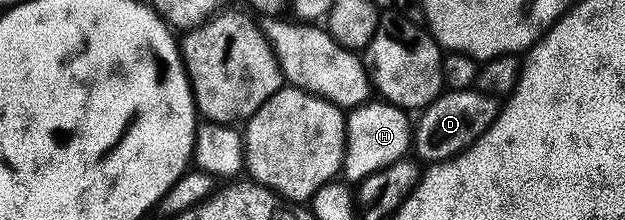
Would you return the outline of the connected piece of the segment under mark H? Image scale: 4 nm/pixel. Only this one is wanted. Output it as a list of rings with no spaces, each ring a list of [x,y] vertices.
[[[370,102],[352,109],[347,116],[345,166],[343,176],[350,185],[360,185],[369,176],[384,173],[394,164],[402,163],[415,144],[415,128],[409,124],[410,113],[388,102]]]

